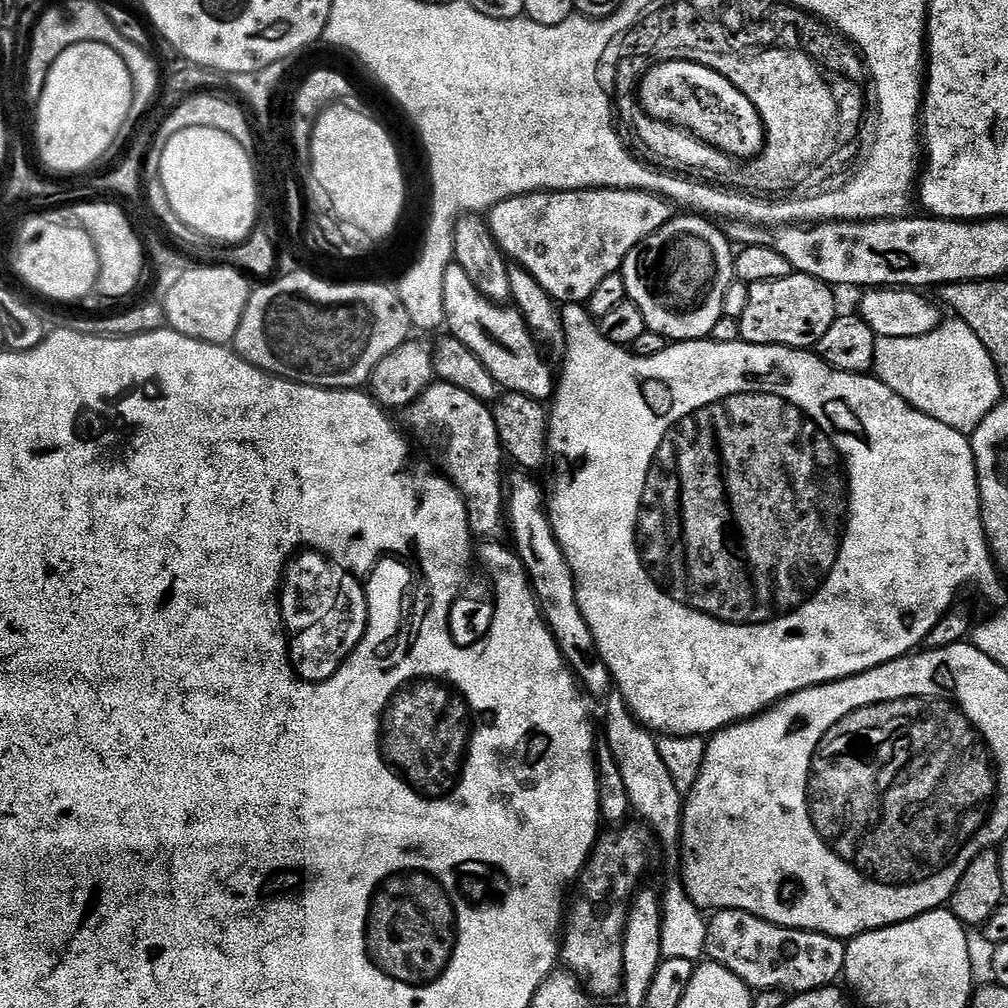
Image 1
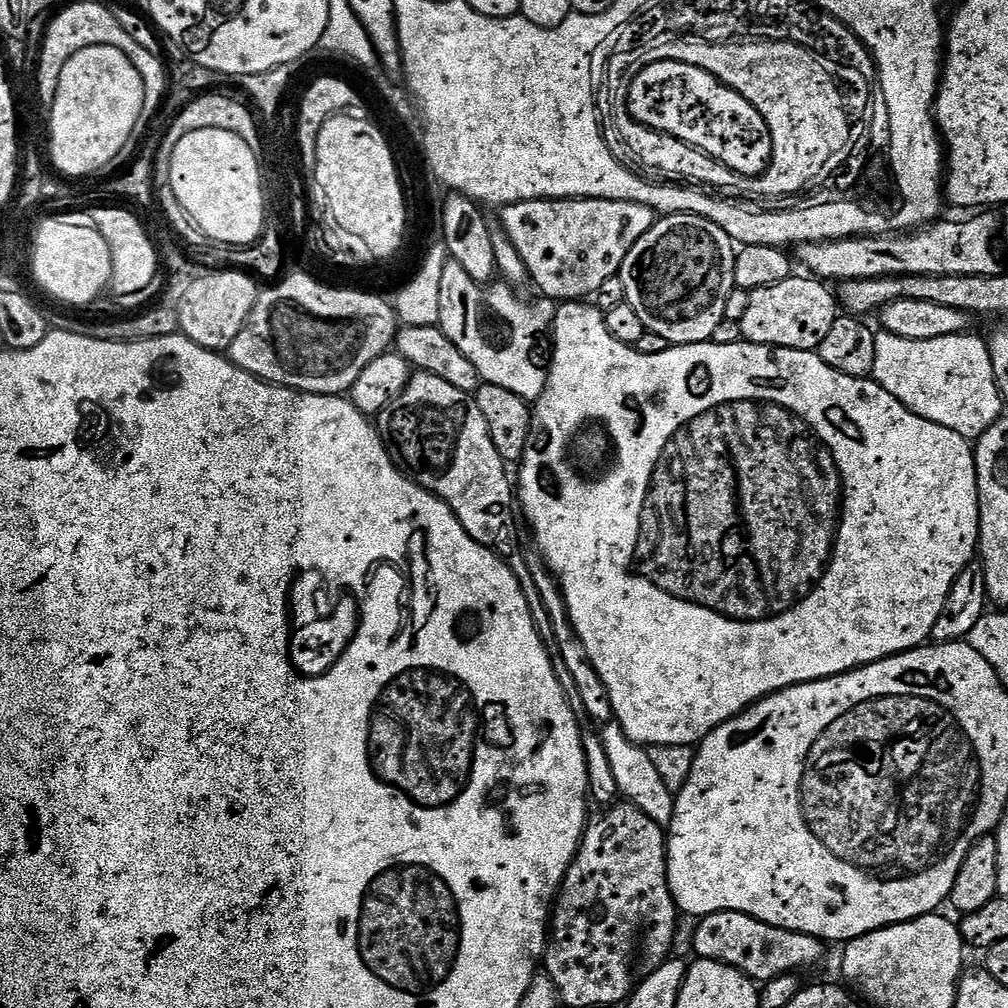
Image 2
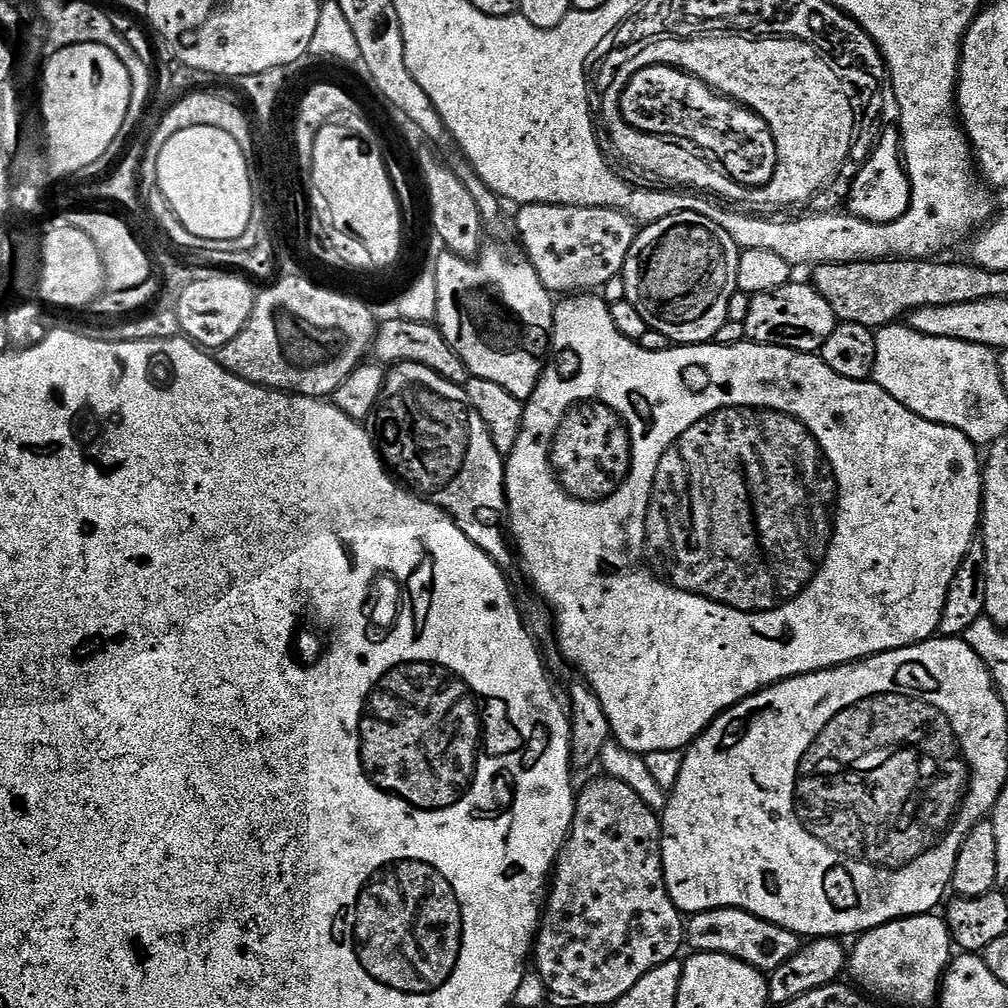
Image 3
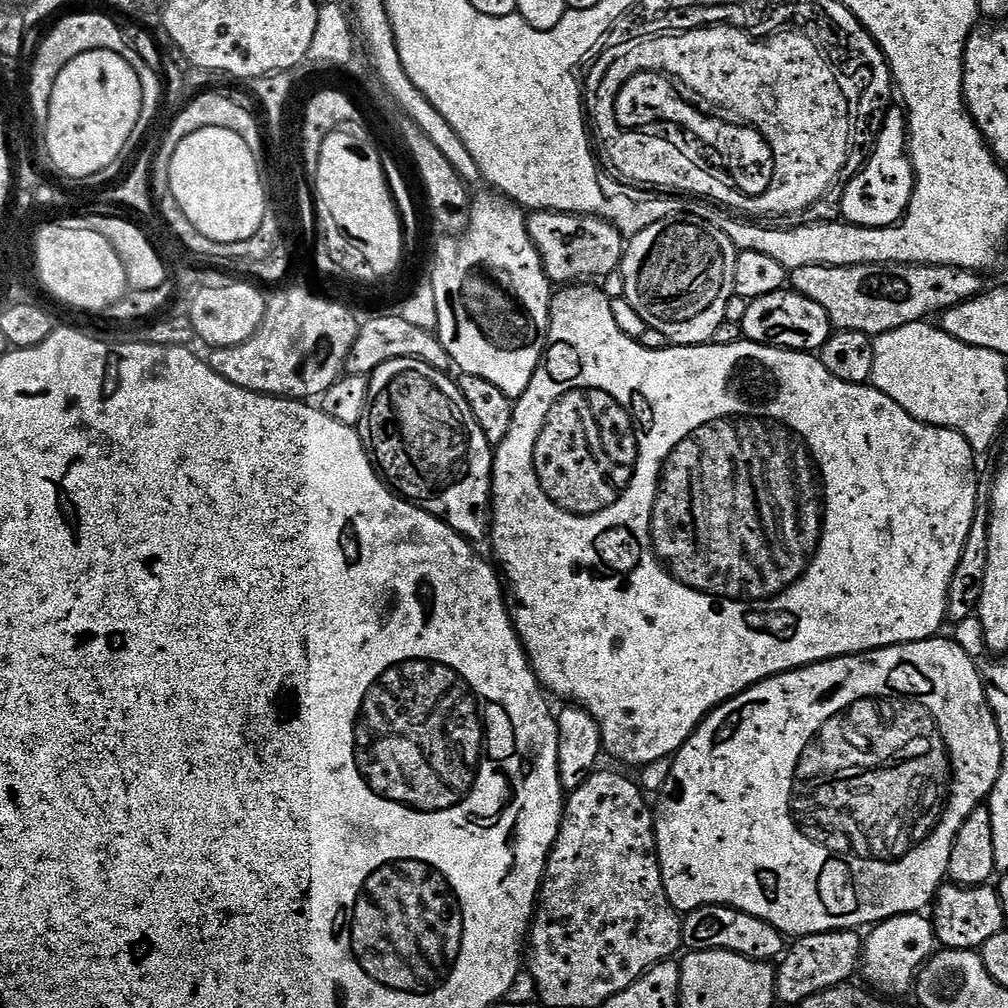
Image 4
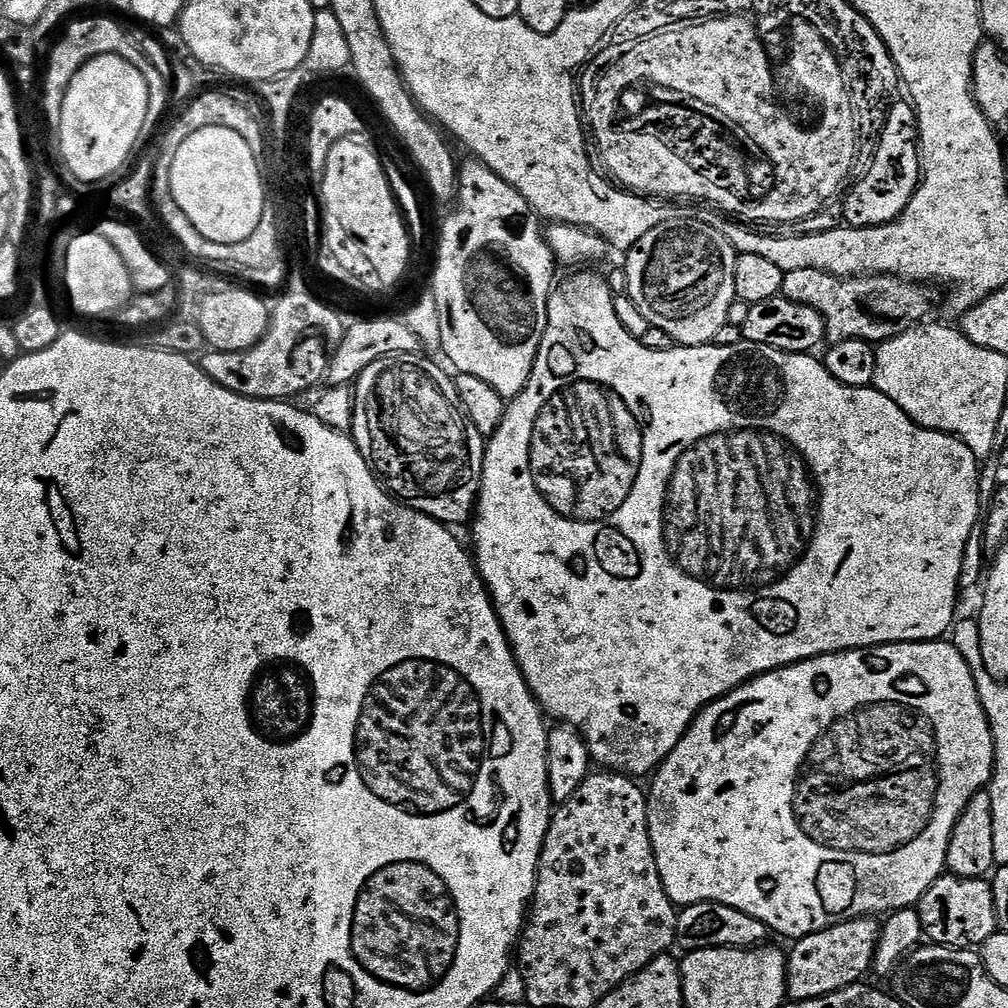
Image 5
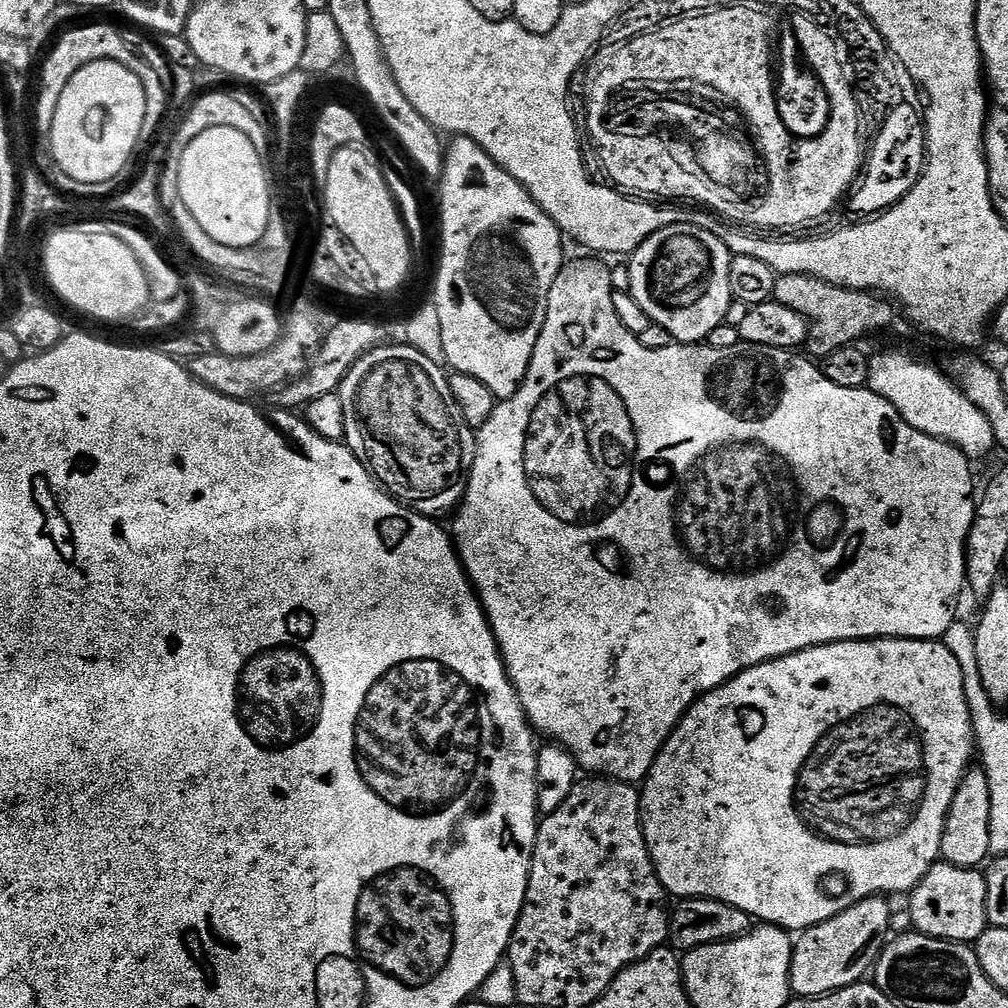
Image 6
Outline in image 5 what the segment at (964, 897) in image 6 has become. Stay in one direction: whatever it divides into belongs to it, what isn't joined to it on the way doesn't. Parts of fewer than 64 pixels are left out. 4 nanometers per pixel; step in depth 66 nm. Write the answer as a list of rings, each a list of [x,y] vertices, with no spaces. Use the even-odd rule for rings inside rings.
[[[951,874],[940,876],[920,899],[918,911],[923,935],[931,943],[942,944],[946,948],[975,949],[984,945],[998,930],[992,886],[984,878],[967,880]]]

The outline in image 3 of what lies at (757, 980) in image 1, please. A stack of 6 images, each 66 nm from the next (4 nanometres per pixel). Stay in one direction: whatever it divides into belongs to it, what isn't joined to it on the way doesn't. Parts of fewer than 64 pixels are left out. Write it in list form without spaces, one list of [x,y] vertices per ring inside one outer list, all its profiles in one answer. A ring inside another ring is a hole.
[[[715,908],[689,915],[686,920],[686,944],[692,952],[726,954],[754,966],[765,974],[778,970],[802,947],[801,937],[777,924],[766,922],[737,908]]]

